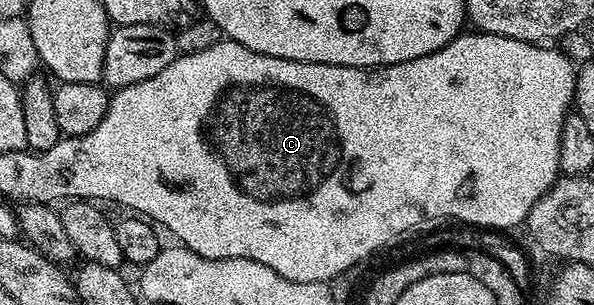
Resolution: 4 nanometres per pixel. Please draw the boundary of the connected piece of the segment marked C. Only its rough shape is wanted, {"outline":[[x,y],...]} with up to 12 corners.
{"outline":[[461,32],[374,69],[221,39],[16,173],[329,282],[509,231],[578,69]]}

